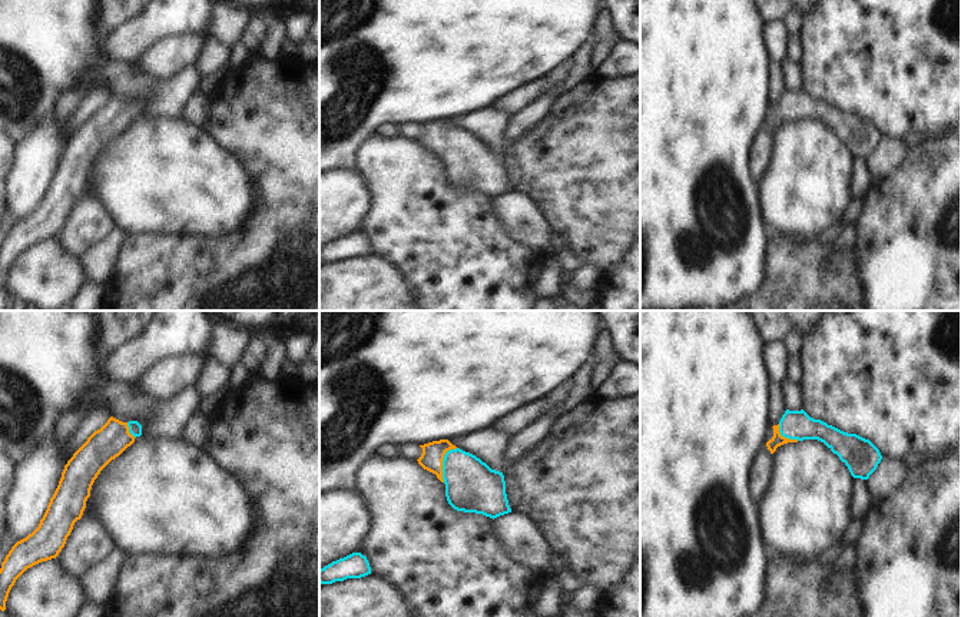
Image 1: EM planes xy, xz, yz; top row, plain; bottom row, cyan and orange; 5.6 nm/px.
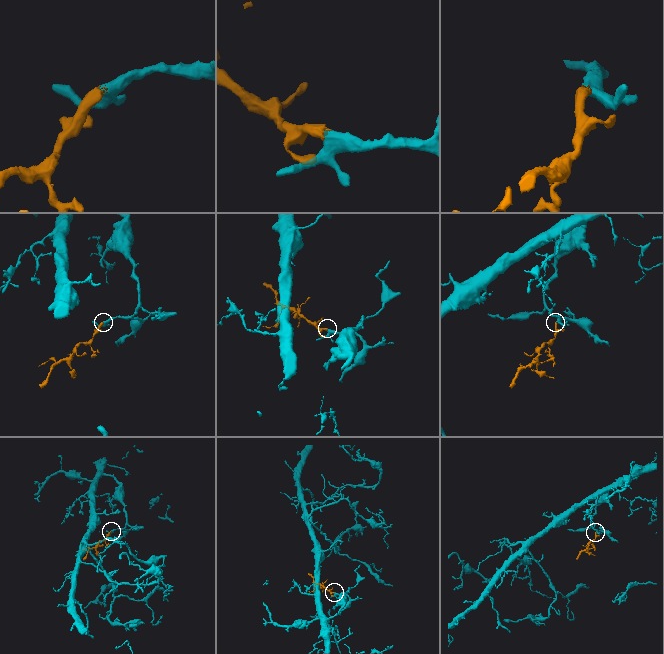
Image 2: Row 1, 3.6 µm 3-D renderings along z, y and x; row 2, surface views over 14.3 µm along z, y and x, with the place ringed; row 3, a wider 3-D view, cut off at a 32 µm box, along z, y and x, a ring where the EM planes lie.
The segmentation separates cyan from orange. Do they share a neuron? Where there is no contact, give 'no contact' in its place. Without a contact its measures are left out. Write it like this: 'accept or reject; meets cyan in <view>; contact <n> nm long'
accept; meets cyan in xz; contact 220 nm long

